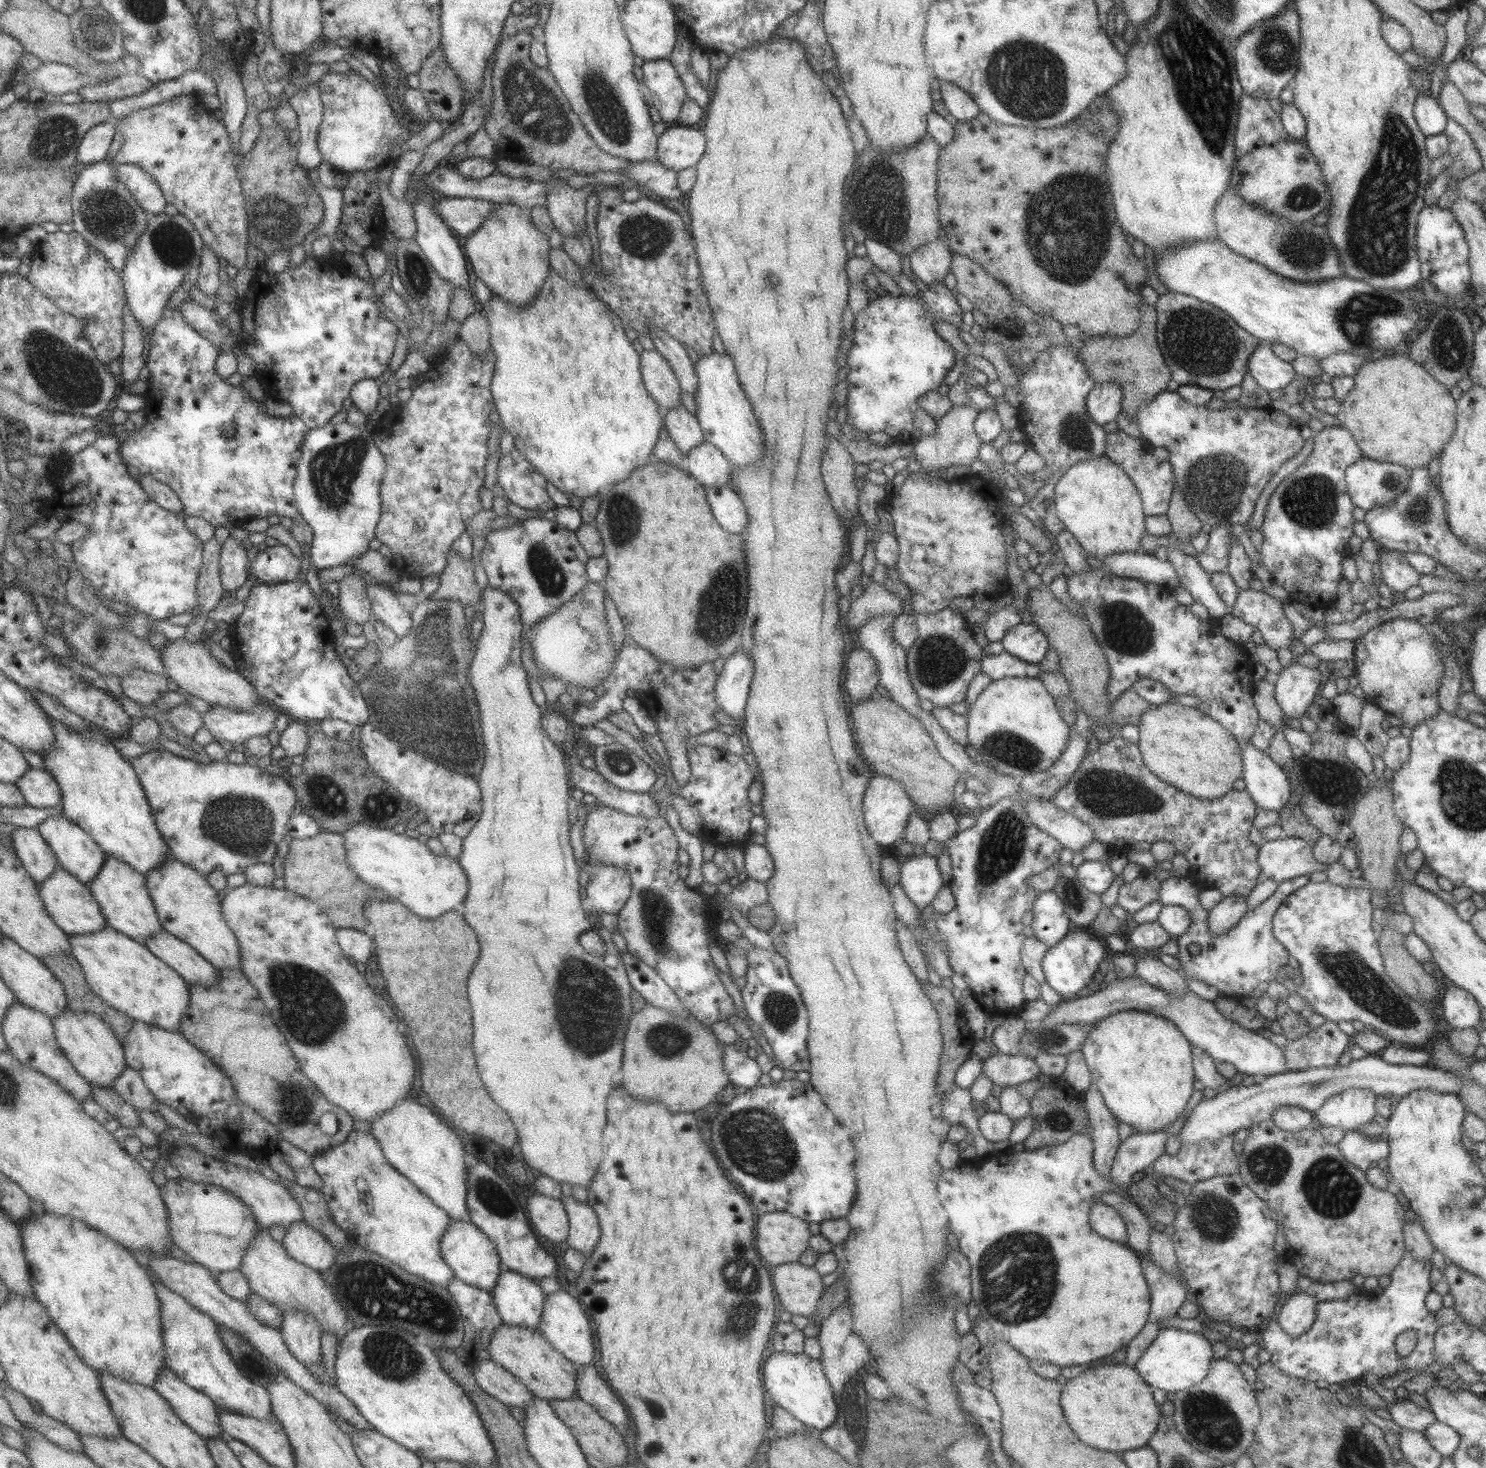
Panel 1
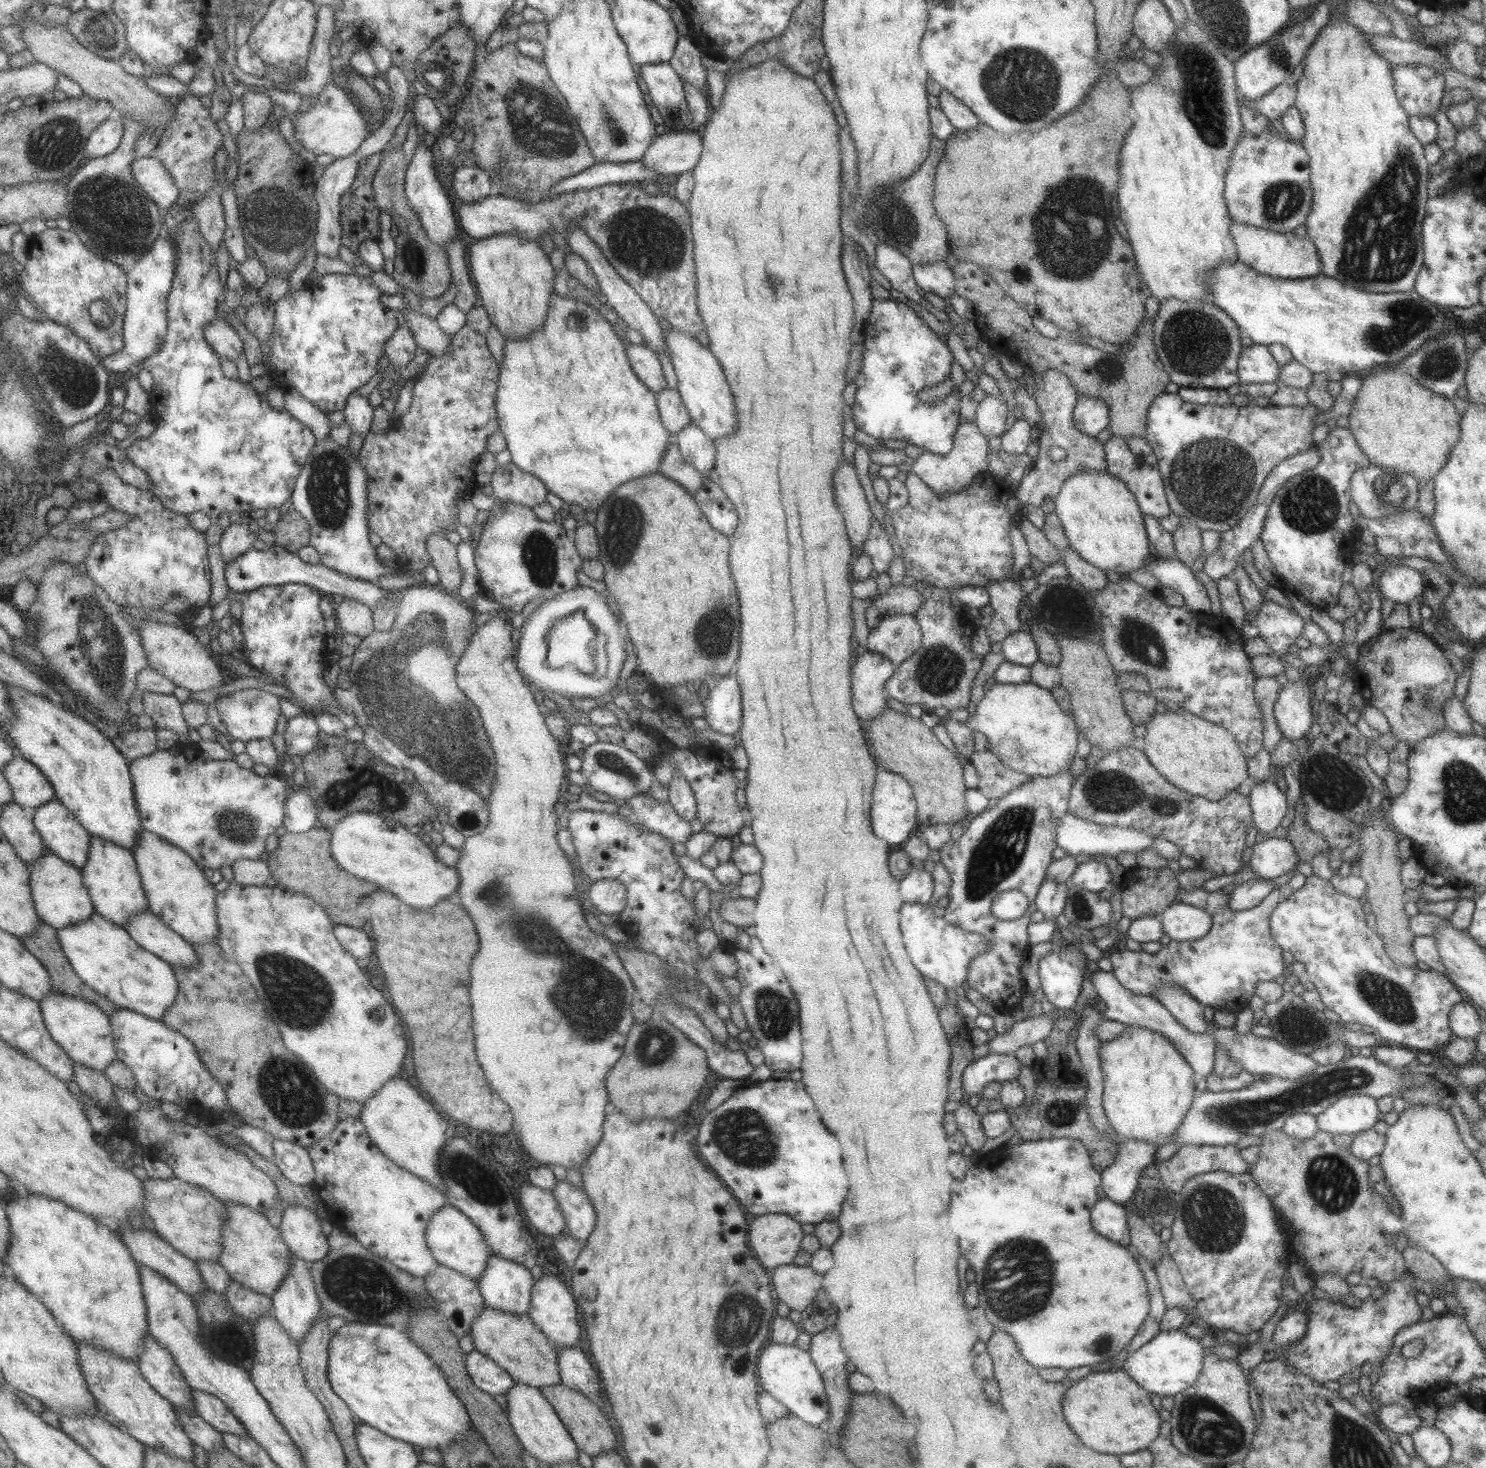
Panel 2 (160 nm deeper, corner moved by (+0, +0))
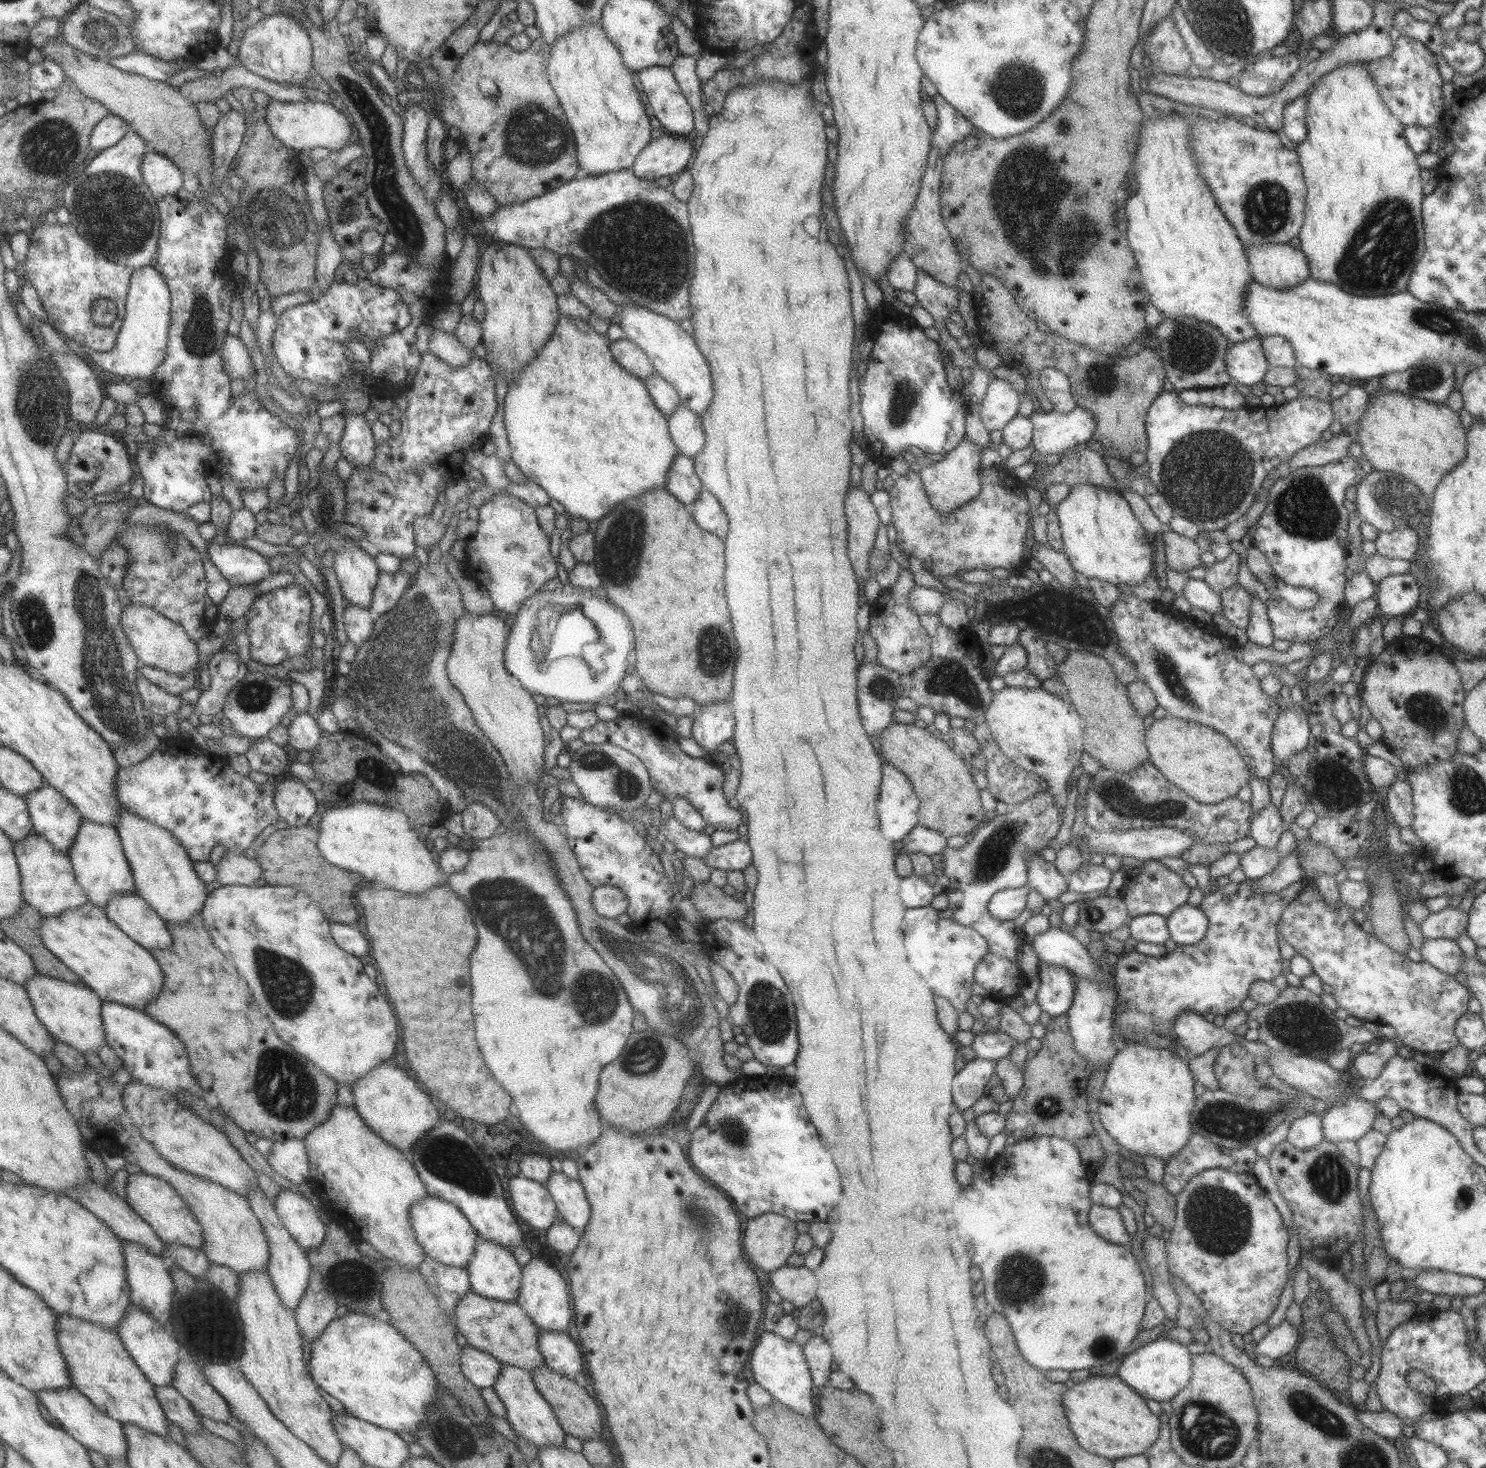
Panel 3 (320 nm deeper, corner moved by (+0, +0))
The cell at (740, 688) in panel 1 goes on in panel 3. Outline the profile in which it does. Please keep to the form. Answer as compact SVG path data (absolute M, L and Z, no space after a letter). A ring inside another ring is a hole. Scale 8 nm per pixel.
M728 700L712 702L701 706L699 717L692 720L690 737L695 742L711 752L719 744L730 741L734 731L734 718Z

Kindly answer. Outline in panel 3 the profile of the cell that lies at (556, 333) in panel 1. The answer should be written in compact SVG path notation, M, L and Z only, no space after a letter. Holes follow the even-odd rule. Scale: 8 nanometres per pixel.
M559 315L553 334L550 339L543 345L538 355L531 361L527 362L523 368L520 368L511 382L508 384L505 398L503 399L503 428L507 432L507 444L510 450L510 461L513 462L519 471L526 478L538 484L551 500L557 500L561 506L572 517L581 518L594 524L607 515L616 504L634 498L640 494L645 494L656 488L664 488L669 467L678 454L677 448L673 445L670 434L668 433L666 416L663 415L653 403L643 380L637 379L630 372L623 370L613 360L608 349L606 335L598 334L587 325L587 320L579 320L570 316Z

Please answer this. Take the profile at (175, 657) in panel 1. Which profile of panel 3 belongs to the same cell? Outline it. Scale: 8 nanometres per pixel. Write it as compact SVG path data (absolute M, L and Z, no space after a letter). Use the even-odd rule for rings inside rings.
M130 602L123 607L122 627L142 661L142 665L153 666L165 672L173 672L173 674L193 672L197 675L200 664L195 642L187 636L186 628L182 624L171 620L168 616L163 616L163 613L157 612L150 606Z

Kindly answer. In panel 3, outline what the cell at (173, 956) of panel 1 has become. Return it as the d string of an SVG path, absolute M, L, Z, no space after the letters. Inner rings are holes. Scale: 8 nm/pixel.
M138 892L115 896L105 909L119 928L145 948L166 949L174 945L169 922Z

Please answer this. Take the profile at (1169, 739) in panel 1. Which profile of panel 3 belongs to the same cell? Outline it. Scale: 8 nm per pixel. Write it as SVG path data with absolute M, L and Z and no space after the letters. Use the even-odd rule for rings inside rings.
M1165 715L1155 719L1146 729L1144 743L1149 753L1148 761L1171 784L1203 804L1217 804L1236 796L1252 775L1228 738L1197 722Z

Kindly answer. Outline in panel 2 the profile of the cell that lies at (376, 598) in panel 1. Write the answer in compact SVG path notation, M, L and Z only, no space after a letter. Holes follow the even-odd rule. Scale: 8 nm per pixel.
M277 545L267 550L251 548L237 555L231 562L224 564L224 578L227 588L233 592L249 592L261 586L277 586L278 584L306 584L329 598L336 596L339 599L353 599L365 604L371 610L384 603L386 595L385 589L380 588L377 583L345 576L323 566L320 562L316 565L305 563L297 557L297 553L289 552Z

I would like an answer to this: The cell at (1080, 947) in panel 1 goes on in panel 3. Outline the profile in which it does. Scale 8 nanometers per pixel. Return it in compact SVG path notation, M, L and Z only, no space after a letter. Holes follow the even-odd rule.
M1038 963L1038 979L1036 1003L1041 1012L1057 1017L1067 1013L1073 1002L1073 974L1062 966Z

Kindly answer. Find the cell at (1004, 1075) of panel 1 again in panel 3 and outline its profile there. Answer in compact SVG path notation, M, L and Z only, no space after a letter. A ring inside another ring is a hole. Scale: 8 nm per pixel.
M975 1057L955 1073L952 1101L959 1111L971 1108L984 1095L986 1082L994 1074L994 1061Z

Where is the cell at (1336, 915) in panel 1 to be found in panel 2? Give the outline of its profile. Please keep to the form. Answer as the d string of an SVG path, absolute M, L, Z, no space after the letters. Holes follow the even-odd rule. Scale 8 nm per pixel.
M1311 875L1299 891L1275 906L1270 915L1270 936L1283 952L1291 953L1294 960L1304 964L1303 977L1313 984L1324 1008L1337 1014L1339 1022L1363 1026L1365 1030L1374 1032L1382 1043L1415 1052L1449 1044L1456 1038L1448 1025L1449 1011L1464 1000L1463 993L1444 973L1395 964L1384 952L1382 941L1374 929L1367 926L1362 905L1359 898L1337 893L1329 881Z

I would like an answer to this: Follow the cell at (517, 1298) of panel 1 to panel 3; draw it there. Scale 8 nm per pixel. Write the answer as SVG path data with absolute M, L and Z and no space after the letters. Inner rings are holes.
M479 1238L475 1243L472 1257L464 1269L468 1274L470 1290L475 1294L505 1302L513 1302L516 1299L520 1285L521 1266L515 1261L511 1249L506 1246Z

